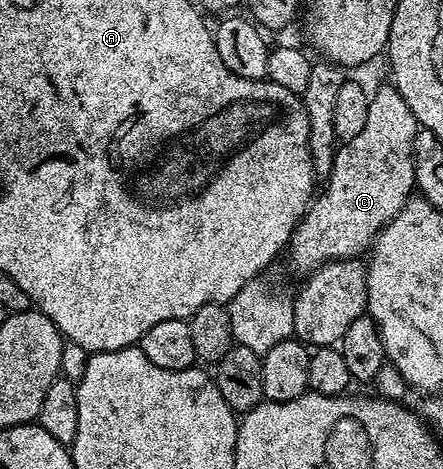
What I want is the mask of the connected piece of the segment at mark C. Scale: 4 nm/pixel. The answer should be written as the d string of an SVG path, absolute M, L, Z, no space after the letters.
M392 84L381 86L377 90L377 95L374 93L369 99L369 107L367 108L367 121L363 124L363 132L359 132L359 136L355 136L350 142L338 145L333 156L333 166L327 172L329 183L325 186L325 191L318 193L314 197L310 207L301 217L301 223L297 225L296 230L293 231L293 237L290 238L287 247L287 255L293 261L295 269L301 273L301 276L308 276L313 271L318 270L323 264L328 262L343 262L347 258L360 259L372 247L373 241L377 238L377 233L385 227L396 214L402 210L405 203L409 201L411 195L415 190L415 183L413 180L413 141L417 135L419 127L417 124L417 117L411 112L411 108L407 108L407 100L403 100L403 96L399 96L397 87Z

